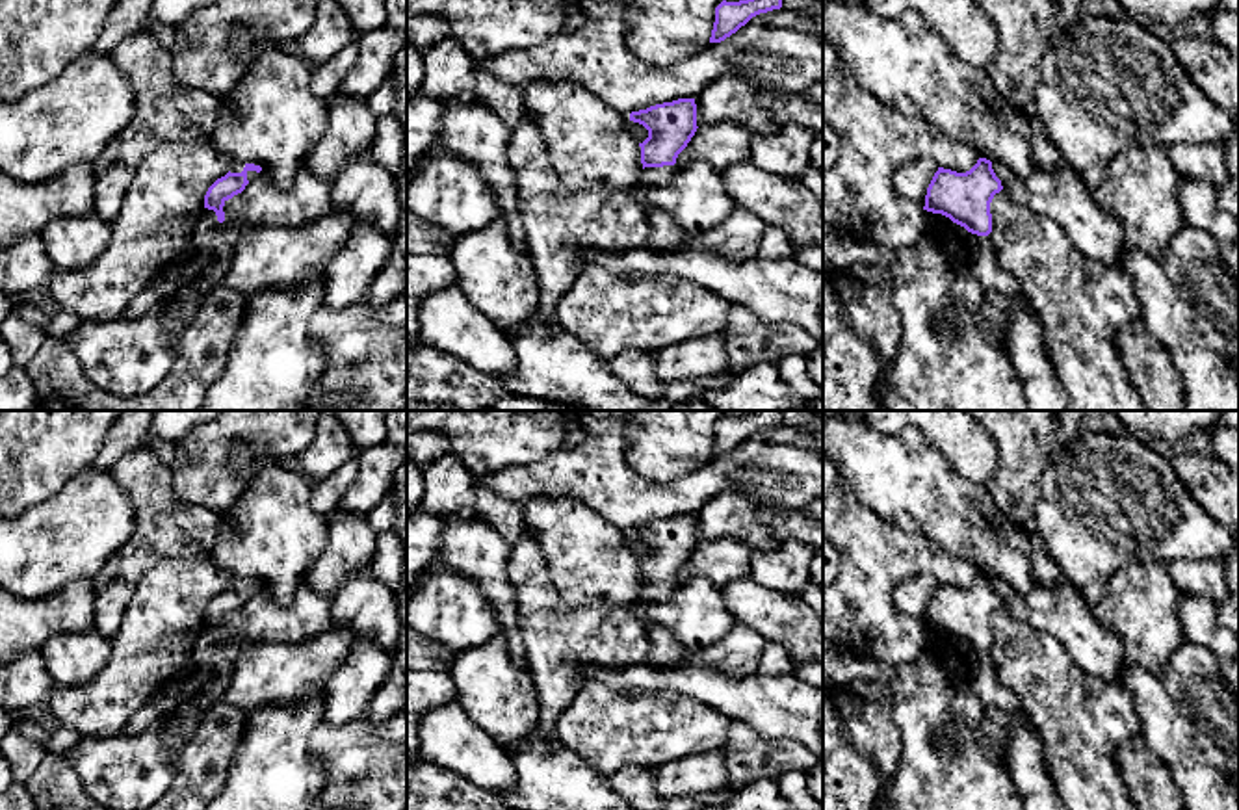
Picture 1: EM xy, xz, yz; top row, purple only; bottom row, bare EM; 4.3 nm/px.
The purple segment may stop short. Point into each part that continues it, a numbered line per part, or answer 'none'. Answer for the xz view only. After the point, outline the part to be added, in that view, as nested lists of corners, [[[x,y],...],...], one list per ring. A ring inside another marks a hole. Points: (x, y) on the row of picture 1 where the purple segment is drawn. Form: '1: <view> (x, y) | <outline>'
1: xz (665, 235) | [[[674,165],[645,167],[639,184],[633,188],[633,197],[645,206],[650,219],[650,234],[646,247],[654,251],[676,251],[691,245],[691,236],[684,232],[678,221],[652,204],[645,193],[646,188],[667,184],[676,173]]]

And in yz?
1: yz (1063, 197) | [[[992,162],[992,169],[1012,201],[1059,223],[1085,256],[1103,266],[1122,264],[1131,245],[1120,223],[1094,201],[1074,169],[1059,173],[1035,169],[1029,176],[1018,176],[999,162]]]

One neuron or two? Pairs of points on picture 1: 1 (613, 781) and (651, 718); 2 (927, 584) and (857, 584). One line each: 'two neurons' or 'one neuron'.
1: two neurons
2: two neurons

